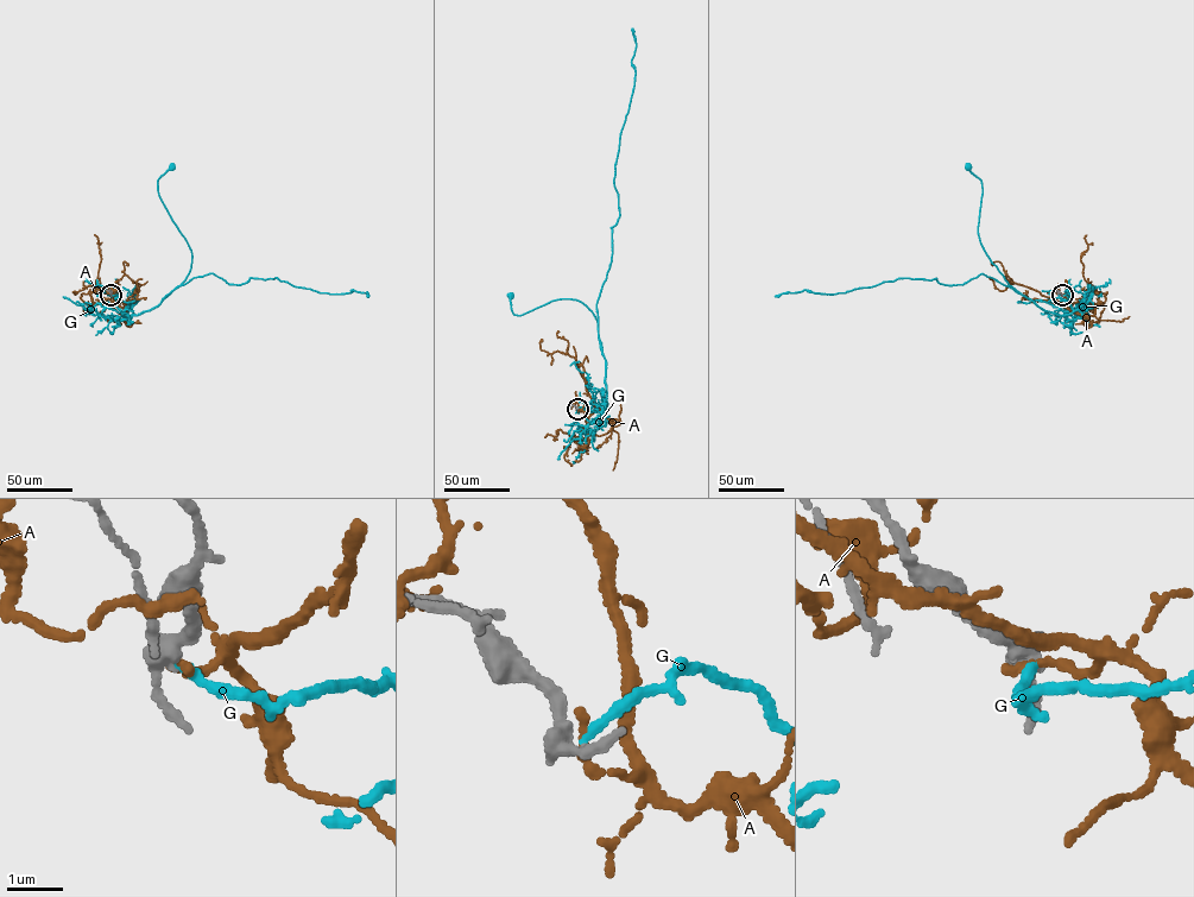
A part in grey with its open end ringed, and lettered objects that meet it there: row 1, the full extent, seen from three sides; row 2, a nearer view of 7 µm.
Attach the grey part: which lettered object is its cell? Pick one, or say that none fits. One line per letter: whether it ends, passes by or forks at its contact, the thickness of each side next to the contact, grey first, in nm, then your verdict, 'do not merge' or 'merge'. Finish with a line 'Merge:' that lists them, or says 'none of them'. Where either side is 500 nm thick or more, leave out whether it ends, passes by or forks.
A: it ends | 280/170 nm | do not merge
G: it ends | 280/160 nm | merge
Merge: G

